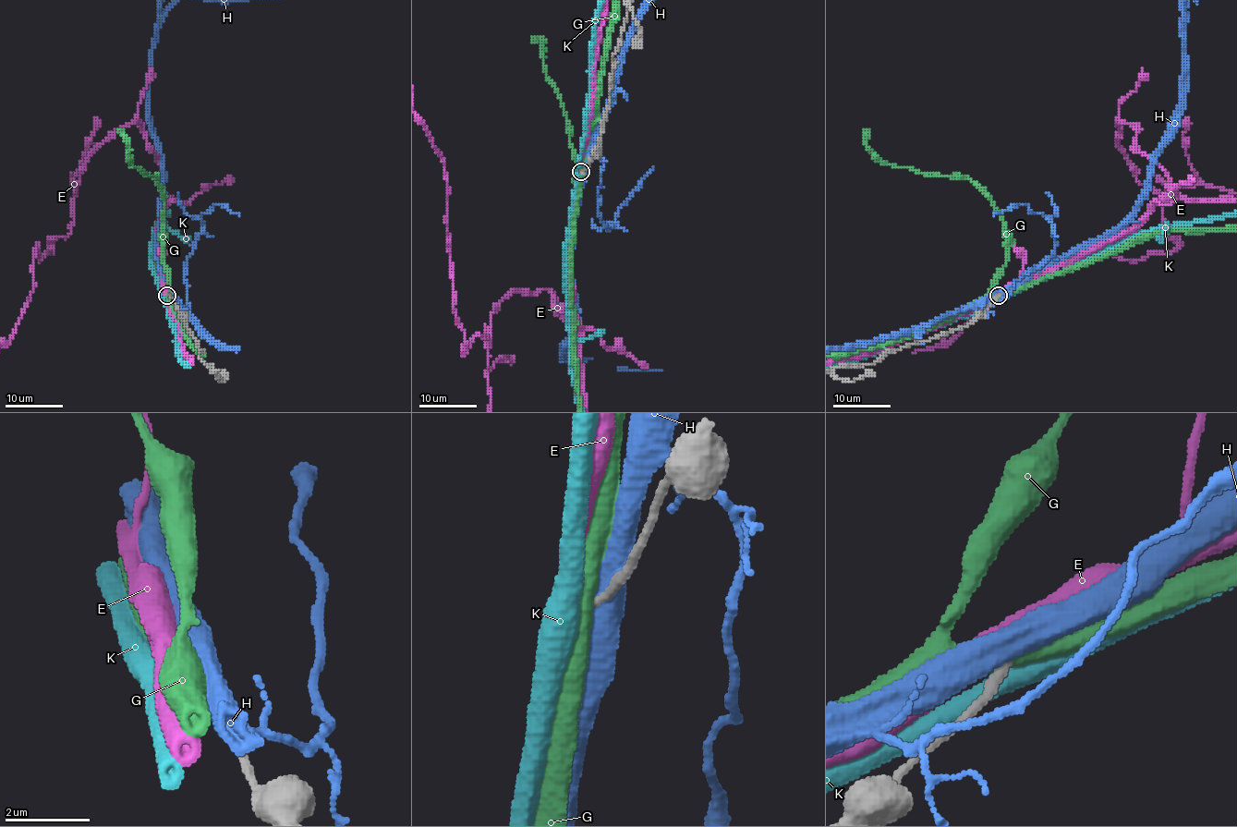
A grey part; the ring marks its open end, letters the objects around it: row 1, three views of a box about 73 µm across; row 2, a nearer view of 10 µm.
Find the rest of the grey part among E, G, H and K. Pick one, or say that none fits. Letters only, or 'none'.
K

